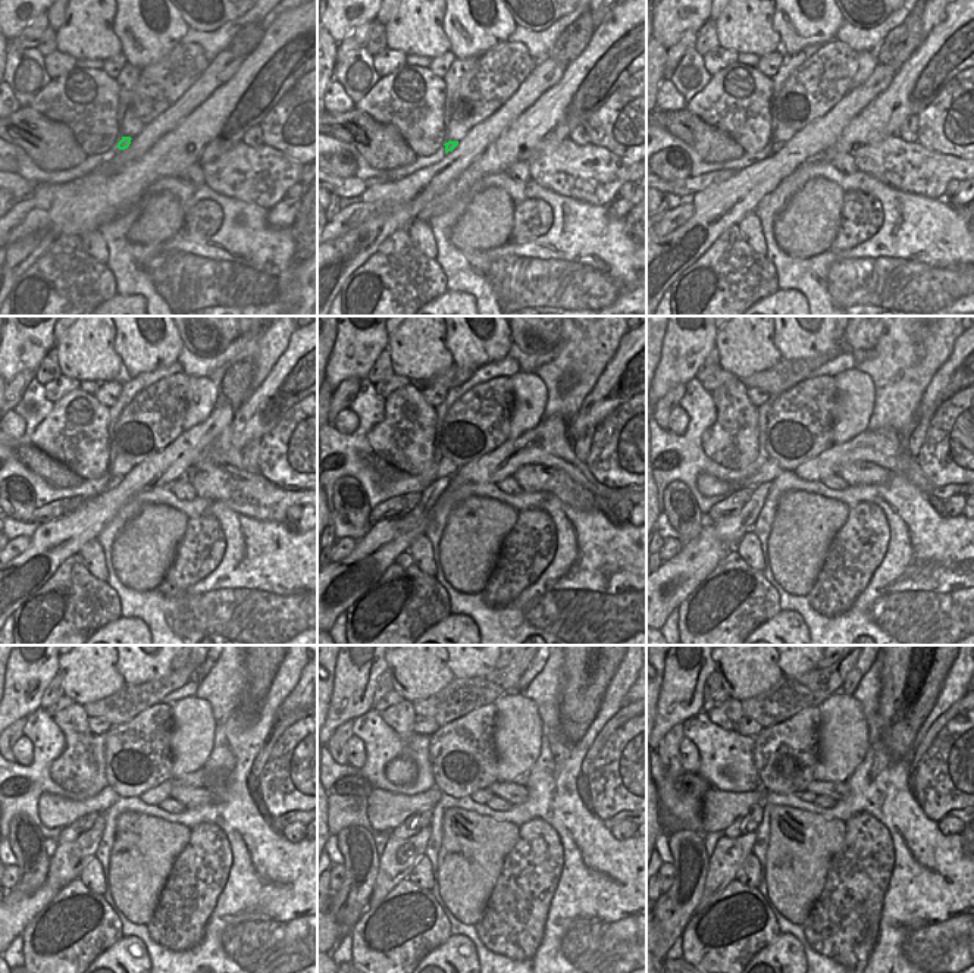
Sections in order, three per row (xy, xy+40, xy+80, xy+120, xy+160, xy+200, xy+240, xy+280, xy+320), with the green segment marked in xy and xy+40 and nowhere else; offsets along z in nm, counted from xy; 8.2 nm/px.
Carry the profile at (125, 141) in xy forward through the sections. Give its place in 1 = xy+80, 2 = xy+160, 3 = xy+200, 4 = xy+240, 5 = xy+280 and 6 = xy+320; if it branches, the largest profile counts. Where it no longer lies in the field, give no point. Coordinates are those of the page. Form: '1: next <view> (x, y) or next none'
1: next xy+80 (777, 146)
2: next xy+160 (429, 497)
3: next xy+200 (730, 529)
4: next xy+240 (68, 860)
5: next xy+280 (400, 856)
6: next xy+320 (729, 856)

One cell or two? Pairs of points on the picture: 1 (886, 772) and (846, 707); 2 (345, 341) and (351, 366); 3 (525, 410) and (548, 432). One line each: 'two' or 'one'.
1: two
2: one
3: two

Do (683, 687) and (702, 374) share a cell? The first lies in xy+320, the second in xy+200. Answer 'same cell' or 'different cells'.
different cells

